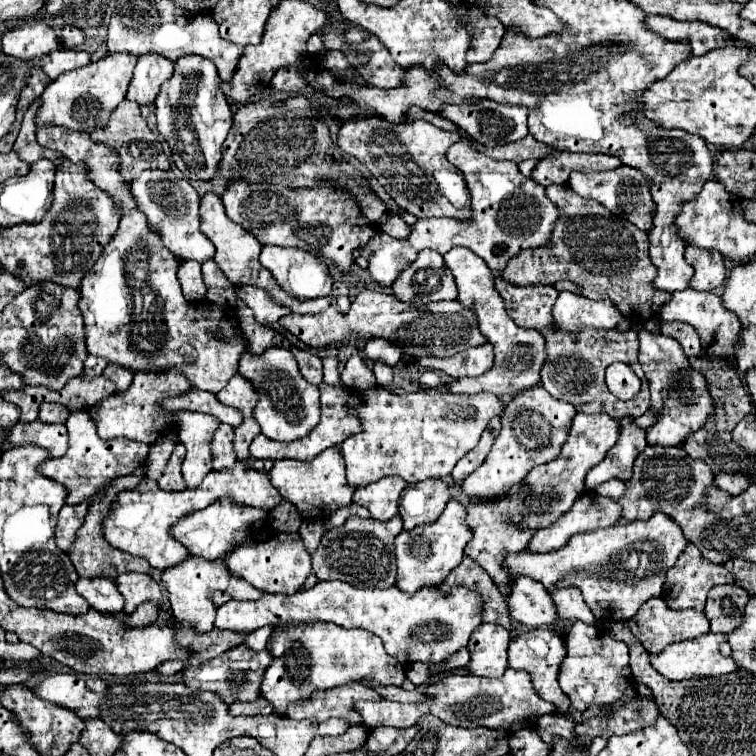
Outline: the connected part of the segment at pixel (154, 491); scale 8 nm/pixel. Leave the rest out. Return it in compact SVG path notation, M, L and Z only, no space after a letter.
M236 461L234 467L224 469L222 473L210 471L204 477L204 481L200 483L200 487L196 487L196 489L164 491L158 487L156 481L146 479L146 481L142 481L142 485L138 489L122 491L112 505L112 511L104 519L104 537L116 549L122 549L130 555L140 555L140 557L148 559L148 563L152 567L164 571L164 569L168 569L172 565L180 565L182 561L188 559L188 551L184 549L184 545L180 541L176 541L170 535L170 529L182 517L186 517L194 511L200 511L200 509L220 501L222 497L230 497L238 505L256 507L266 513L270 513L276 505L282 503L282 495L278 493L278 489L274 489L270 485L270 479L266 477L266 473L252 471L250 467L238 465L238 461Z

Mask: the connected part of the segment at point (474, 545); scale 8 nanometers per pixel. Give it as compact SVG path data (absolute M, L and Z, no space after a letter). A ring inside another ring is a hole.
M512 489L502 499L476 501L476 503L468 505L468 525L472 527L474 537L464 549L464 553L470 559L474 559L480 567L486 569L486 573L498 585L500 593L506 597L508 597L508 589L510 589L510 571L506 569L504 561L508 555L524 551L530 541L530 533L522 533L520 529L514 529L514 517L518 517L518 505L514 505L514 493L516 493L516 489Z

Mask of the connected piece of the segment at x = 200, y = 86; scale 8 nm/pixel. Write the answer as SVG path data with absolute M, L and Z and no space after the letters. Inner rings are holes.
M186 55L174 63L174 75L162 83L154 101L156 127L170 145L172 161L192 181L208 181L214 175L222 159L222 143L232 125L232 111L220 83L214 63L198 55Z

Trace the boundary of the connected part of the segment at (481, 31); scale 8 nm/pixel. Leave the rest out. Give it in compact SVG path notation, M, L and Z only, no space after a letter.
M482 17L474 21L474 29L478 29L478 33L474 37L474 45L468 49L466 59L468 63L484 63L500 47L506 31L496 17Z

